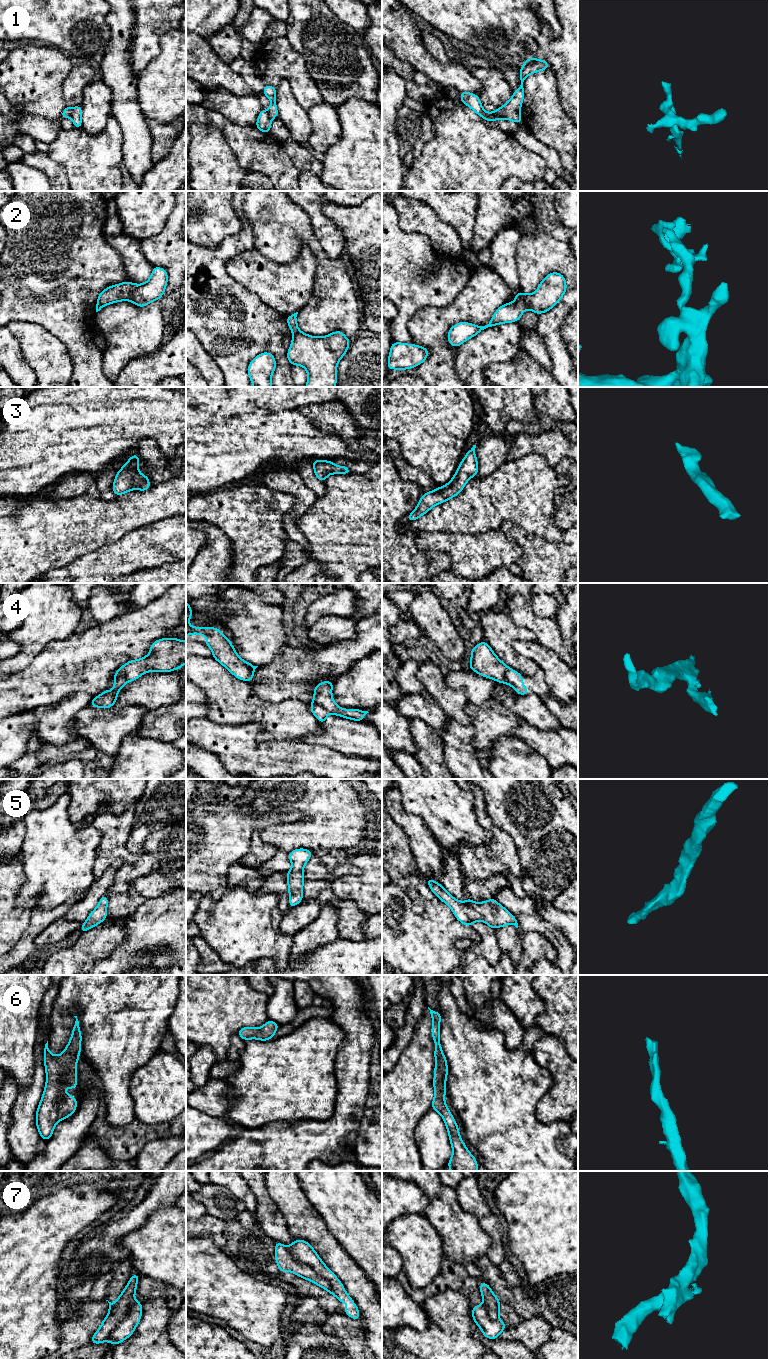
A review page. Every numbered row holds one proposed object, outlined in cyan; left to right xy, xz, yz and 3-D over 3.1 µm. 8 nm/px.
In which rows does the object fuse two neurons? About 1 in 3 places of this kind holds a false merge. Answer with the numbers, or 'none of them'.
1, 2, 4, 7

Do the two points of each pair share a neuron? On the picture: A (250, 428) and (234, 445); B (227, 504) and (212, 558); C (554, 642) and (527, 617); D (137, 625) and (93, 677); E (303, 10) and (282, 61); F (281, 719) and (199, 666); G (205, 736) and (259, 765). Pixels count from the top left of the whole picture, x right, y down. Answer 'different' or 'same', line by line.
A: same
B: different
C: same
D: same
E: different
F: same
G: same

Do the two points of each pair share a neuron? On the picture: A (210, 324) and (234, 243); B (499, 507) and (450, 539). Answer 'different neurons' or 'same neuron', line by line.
A: same neuron
B: different neurons

